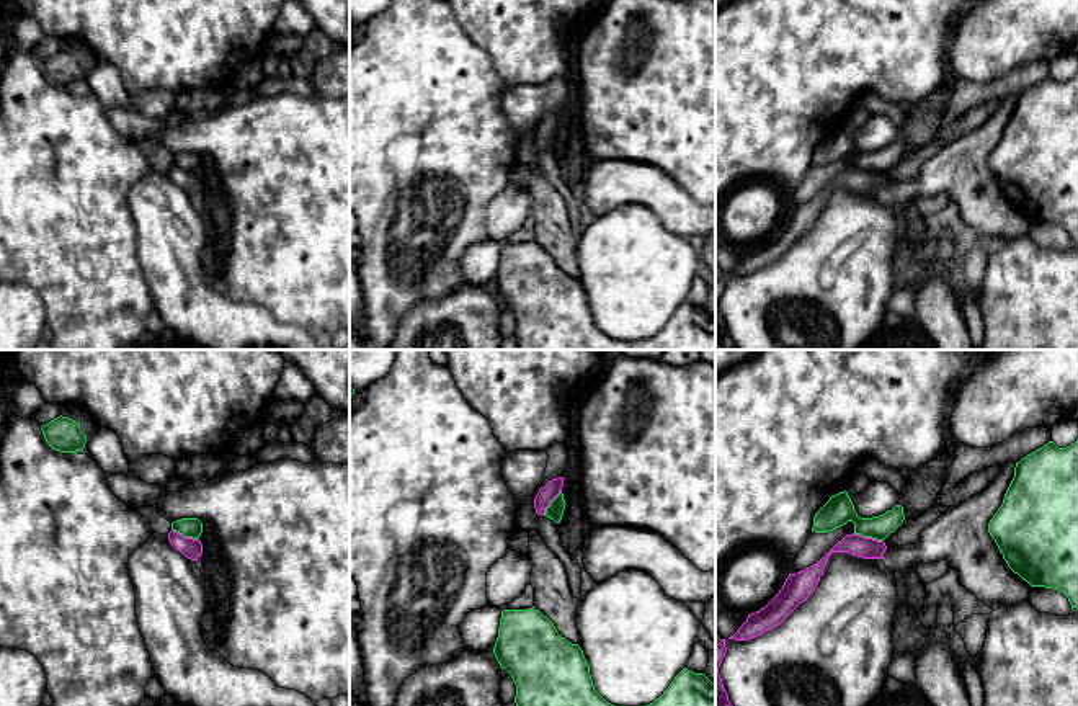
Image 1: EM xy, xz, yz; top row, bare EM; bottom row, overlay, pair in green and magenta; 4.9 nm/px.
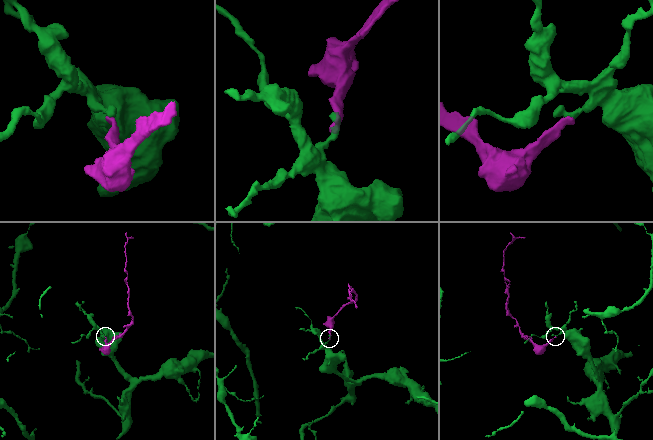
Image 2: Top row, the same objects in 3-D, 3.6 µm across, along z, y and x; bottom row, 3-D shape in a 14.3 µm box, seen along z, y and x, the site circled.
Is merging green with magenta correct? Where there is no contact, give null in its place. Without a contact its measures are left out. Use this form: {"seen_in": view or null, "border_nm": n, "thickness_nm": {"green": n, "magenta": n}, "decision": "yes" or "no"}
{"seen_in": "yz", "border_nm": 160, "thickness_nm": {"green": 150, "magenta": 110}, "decision": "no"}

